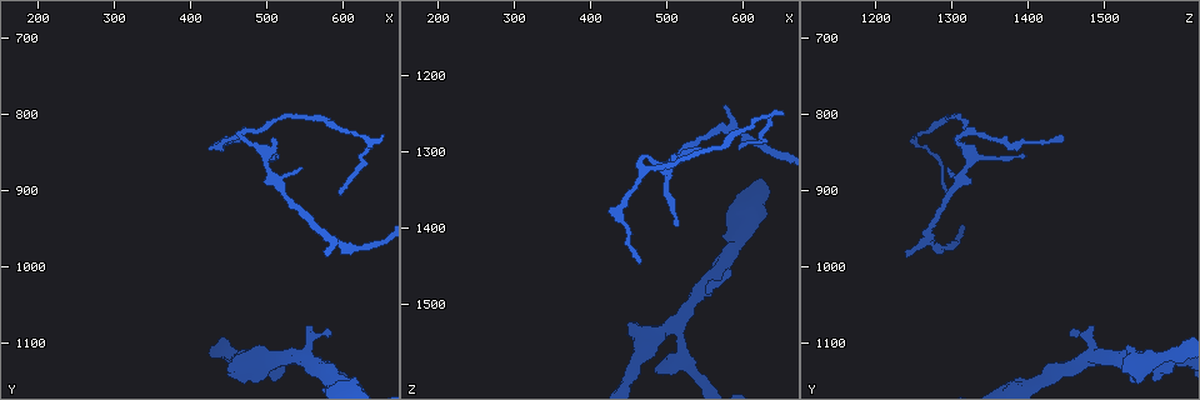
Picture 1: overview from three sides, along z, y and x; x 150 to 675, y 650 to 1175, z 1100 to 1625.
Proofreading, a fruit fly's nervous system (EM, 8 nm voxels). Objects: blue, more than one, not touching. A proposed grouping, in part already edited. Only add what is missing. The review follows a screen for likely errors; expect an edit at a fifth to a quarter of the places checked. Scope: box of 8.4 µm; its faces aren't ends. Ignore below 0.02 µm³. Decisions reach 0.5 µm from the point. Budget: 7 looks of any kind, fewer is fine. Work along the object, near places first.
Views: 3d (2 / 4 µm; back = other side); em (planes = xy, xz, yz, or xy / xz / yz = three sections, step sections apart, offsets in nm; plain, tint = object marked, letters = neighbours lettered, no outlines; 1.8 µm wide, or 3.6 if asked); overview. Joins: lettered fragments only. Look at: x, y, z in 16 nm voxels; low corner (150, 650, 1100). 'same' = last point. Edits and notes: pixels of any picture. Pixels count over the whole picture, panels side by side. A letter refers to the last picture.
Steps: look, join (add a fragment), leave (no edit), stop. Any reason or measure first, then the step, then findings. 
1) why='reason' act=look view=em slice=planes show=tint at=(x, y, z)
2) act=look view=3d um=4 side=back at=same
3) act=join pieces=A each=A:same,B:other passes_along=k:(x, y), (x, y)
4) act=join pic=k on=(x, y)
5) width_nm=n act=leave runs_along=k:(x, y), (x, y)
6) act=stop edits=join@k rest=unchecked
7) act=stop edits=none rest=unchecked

why='abrupt turn' act=look view=em slice=yz step=4 show=tint at=(465, 825, 1320)

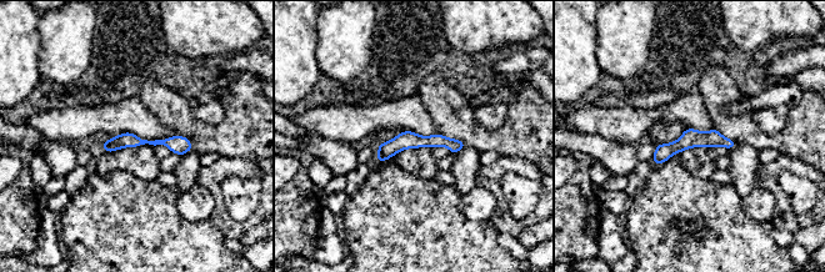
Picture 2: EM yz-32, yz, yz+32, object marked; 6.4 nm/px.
act=look view=em slice=planes show=tint at=same

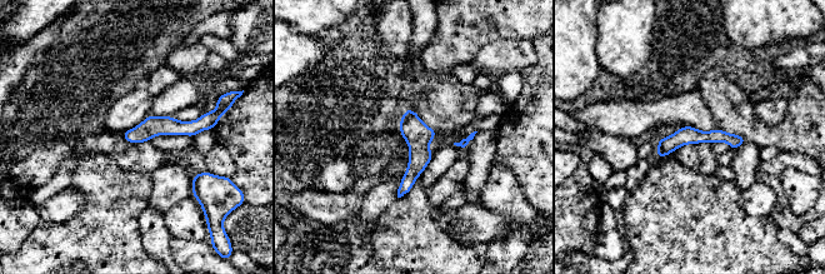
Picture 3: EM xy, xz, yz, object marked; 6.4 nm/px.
act=look view=em slice=planes show=letters at=same

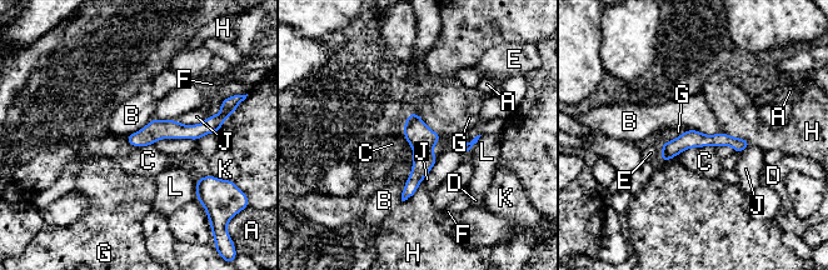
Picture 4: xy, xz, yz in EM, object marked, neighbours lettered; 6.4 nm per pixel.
width_nm=120 act=leave each=A:other,B:other,C:other,D:other,E:other,F:other,G:other,H:other,J:other,K:other,L:other border=4:(408, 141), (413, 168), (400, 200) found='none of them fits'

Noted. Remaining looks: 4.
why='branch stops here' act=look view=em slice=xy step=8 show=tint at=(485, 1135, 1585)

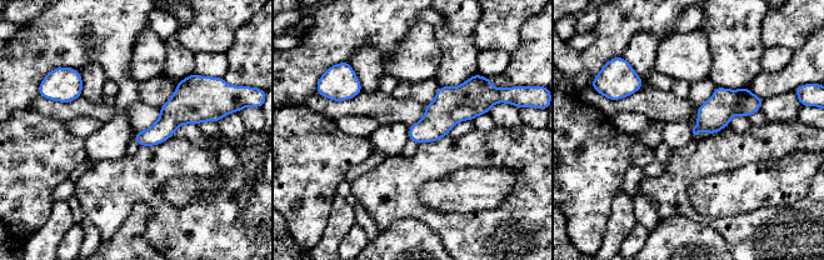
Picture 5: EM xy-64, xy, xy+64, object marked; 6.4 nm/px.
act=look view=em slice=xz step=8 show=letters at=same

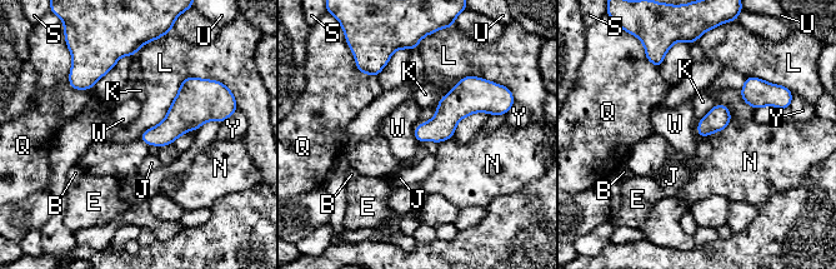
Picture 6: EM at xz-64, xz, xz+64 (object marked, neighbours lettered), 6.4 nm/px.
act=leave each=B:other,E:other,J:other,K:other,L:other,N:other,Q:other,S:other,U:other,W:other,Y:other border=6:(206, 78), (186, 76), (139, 138) found='none of them fits'

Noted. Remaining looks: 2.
act=stop edits=none rest=unchecked

